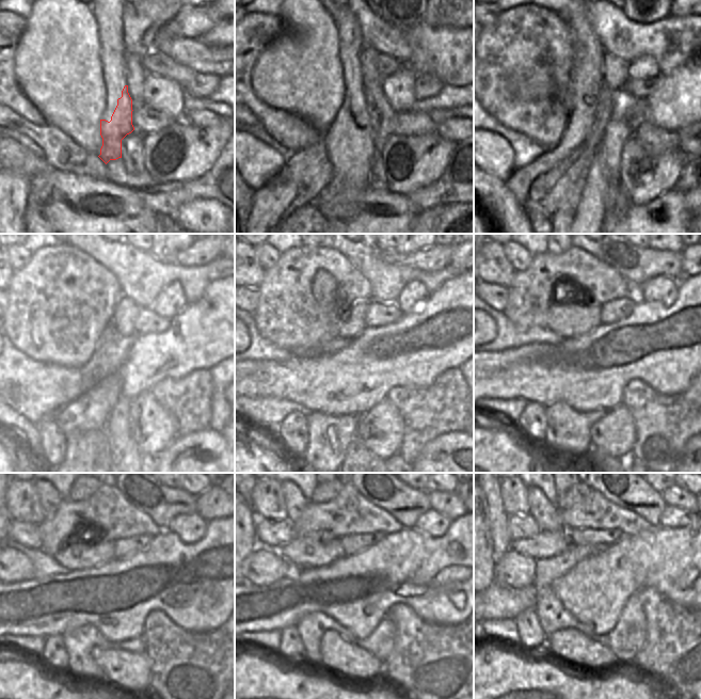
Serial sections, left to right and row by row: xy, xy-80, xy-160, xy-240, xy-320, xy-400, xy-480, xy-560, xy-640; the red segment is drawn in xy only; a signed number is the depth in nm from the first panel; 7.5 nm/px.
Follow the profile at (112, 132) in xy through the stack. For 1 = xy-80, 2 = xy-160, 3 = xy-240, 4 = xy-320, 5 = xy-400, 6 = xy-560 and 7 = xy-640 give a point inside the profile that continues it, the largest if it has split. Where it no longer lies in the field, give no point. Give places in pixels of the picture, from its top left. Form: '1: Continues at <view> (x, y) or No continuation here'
1: Continues at xy-80 (350, 144)
2: Continues at xy-160 (584, 211)
3: Continues at xy-240 (105, 450)
4: No continuation here
5: No continuation here
6: No continuation here
7: No continuation here

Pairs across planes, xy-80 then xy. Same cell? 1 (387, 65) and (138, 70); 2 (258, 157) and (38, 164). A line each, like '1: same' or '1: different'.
1: different
2: same

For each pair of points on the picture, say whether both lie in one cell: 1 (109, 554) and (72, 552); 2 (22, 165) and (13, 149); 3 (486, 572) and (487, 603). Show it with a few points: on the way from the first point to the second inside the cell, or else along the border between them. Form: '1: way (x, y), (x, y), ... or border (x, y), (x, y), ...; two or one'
1: way (99, 553), (81, 553); one
2: way (20, 161), (13, 154); one
3: border (494, 580), (484, 590); two

